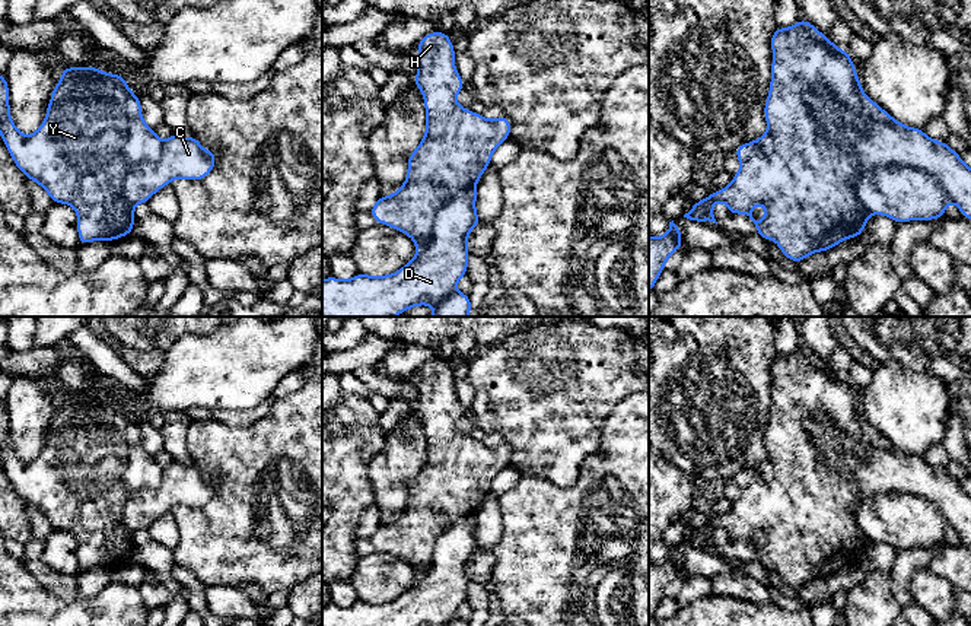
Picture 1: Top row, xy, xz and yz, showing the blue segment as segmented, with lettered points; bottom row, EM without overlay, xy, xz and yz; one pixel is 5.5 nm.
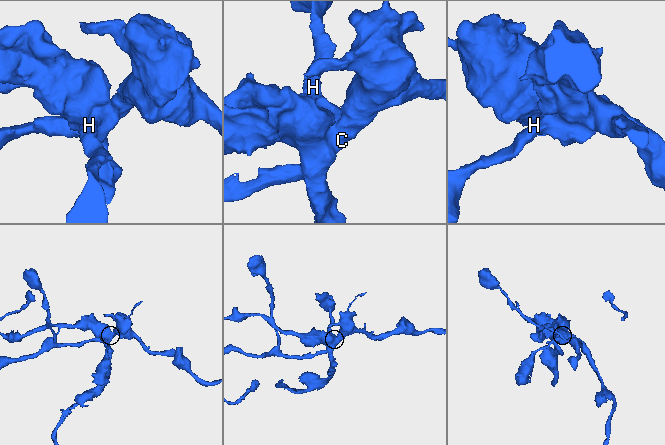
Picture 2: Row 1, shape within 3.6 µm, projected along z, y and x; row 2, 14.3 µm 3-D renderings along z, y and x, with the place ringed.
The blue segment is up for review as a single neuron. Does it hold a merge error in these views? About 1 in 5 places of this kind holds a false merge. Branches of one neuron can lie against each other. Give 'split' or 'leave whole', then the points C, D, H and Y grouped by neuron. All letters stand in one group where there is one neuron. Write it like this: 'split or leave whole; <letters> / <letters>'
split; C D / H Y

